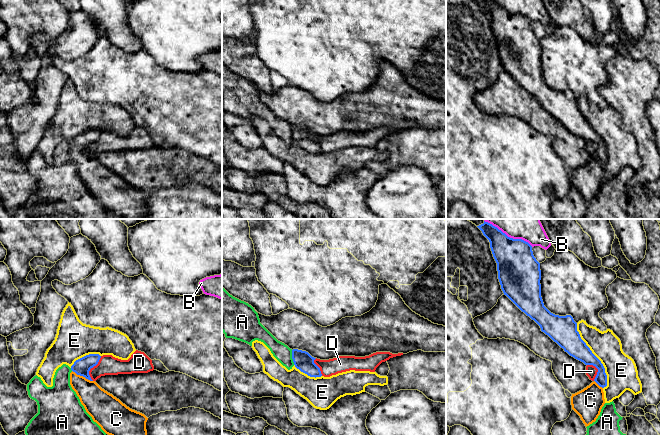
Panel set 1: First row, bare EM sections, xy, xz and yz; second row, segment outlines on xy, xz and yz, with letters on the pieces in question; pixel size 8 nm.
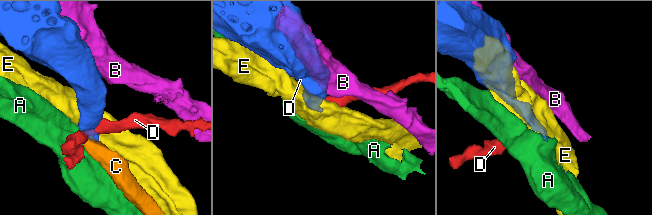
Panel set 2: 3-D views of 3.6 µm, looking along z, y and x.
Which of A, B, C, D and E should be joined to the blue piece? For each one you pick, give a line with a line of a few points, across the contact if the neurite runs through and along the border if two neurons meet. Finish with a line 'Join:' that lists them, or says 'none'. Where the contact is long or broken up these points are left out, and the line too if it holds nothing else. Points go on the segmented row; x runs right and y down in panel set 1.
C: Line: xy (82, 366), (82, 375), (82, 384), (97, 402)
Join: C

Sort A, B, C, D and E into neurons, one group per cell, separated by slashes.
A / B / C / D / E

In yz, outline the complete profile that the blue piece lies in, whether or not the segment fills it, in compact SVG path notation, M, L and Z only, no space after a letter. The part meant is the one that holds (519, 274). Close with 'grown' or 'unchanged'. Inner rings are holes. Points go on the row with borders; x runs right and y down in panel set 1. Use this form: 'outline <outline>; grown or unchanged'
outline M488 222L477 227L490 242L504 295L570 356L598 369L594 381L571 396L572 409L589 426L605 404L603 388L607 386L607 375L603 364L581 339L571 315L555 315L544 306L540 263L533 255L532 246L522 239L508 237Z; grown

